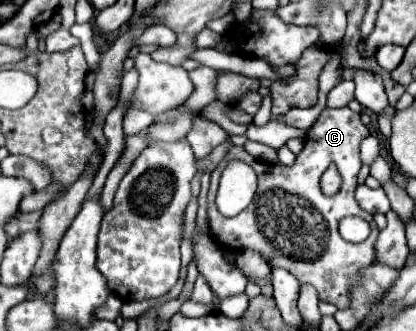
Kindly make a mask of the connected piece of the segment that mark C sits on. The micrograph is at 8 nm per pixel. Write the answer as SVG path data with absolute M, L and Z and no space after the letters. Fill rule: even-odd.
M324 108L316 124L308 130L304 140L302 152L296 156L292 166L270 164L264 160L252 158L244 148L232 146L228 156L218 164L218 168L210 174L210 194L208 194L208 216L210 216L210 232L216 242L220 244L236 244L238 250L250 248L258 250L268 264L276 264L280 268L288 268L300 284L312 284L318 290L320 300L334 304L336 308L344 310L350 306L350 288L358 282L358 272L368 268L376 262L376 236L378 228L374 224L372 214L364 212L356 200L356 176L360 172L360 142L370 132L362 124L360 114L346 108ZM238 158L250 164L258 176L258 192L252 204L242 210L238 216L226 218L216 210L214 198L218 190L218 180L226 164ZM334 164L342 176L342 186L334 196L324 196L320 190L320 178L324 170ZM296 208L302 218L296 218ZM346 216L360 216L364 218L372 232L368 240L360 244L346 242L340 232L338 224Z

